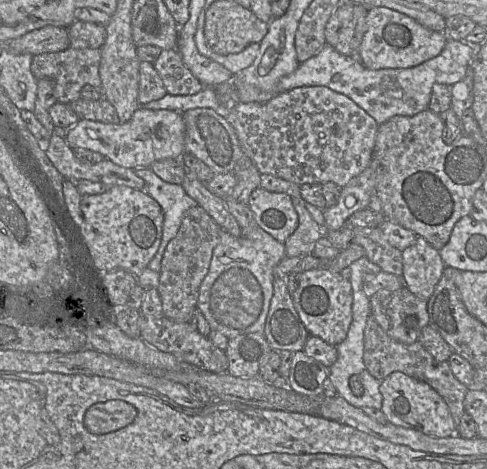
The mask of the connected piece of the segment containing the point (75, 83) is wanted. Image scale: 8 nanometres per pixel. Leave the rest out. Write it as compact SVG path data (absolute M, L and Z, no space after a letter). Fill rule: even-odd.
M69 47L64 51L34 55L31 72L37 80L51 79L54 82L57 102L69 104L80 97L81 89L85 85L101 89L100 61L100 49L76 49Z

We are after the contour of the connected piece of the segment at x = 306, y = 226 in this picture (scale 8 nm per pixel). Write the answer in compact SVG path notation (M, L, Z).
M292 198L294 208L298 214L297 229L284 242L286 257L296 257L301 255L310 255L315 243L325 235L325 231L315 222L307 209L304 207L305 201L302 198Z

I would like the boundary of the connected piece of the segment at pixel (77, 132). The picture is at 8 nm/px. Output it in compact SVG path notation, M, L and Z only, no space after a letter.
M139 108L126 123L105 124L80 119L67 130L66 142L71 149L83 148L102 154L113 163L129 168L150 167L158 160L181 159L185 150L185 124L182 112L144 112Z

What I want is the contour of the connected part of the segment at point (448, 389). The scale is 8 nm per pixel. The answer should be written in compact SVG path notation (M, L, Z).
M371 315L368 317L364 331L363 359L366 370L379 381L382 381L393 372L403 372L412 378L429 384L447 403L456 424L457 432L458 424L465 413L464 399L469 387L454 376L448 361L439 362L435 360L419 341L404 344L392 339Z

